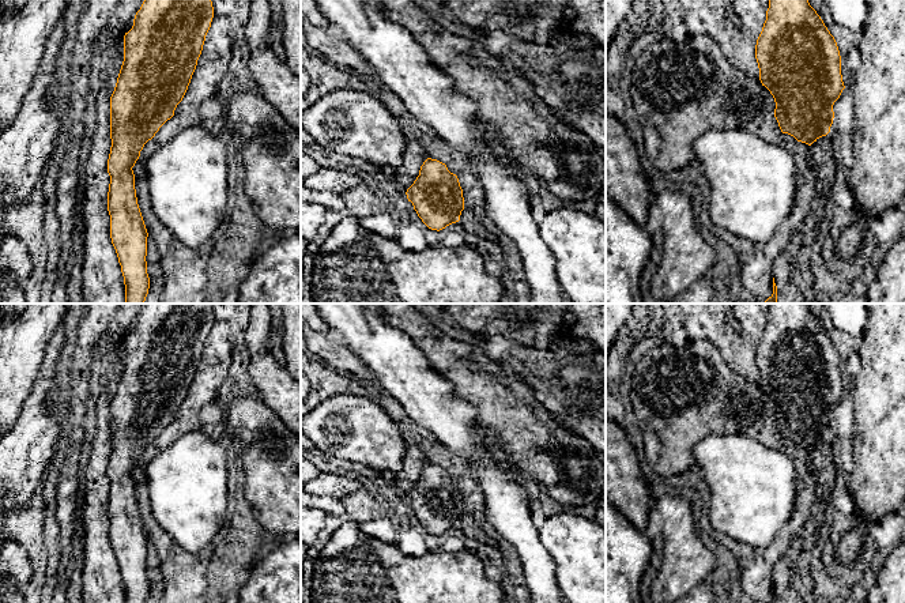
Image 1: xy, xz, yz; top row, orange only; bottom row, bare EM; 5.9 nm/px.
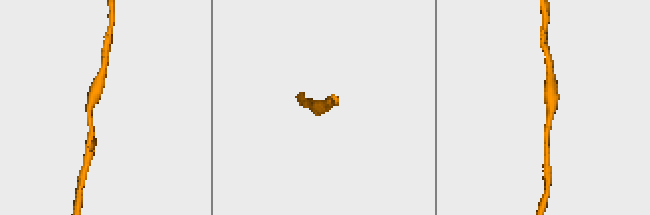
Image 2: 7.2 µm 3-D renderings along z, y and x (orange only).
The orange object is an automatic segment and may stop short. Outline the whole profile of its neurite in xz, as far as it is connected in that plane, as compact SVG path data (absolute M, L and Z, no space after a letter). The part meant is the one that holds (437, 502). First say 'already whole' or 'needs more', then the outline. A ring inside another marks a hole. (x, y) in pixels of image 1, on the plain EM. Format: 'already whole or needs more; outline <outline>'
already whole; outline M427 463L419 480L406 497L422 527L431 535L442 535L460 525L464 515L463 494L456 479L445 468Z

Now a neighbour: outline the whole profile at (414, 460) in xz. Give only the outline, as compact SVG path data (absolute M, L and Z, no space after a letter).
M408 446L401 461L401 467L395 472L396 486L408 494L419 480L421 471L429 463L426 455L415 446Z

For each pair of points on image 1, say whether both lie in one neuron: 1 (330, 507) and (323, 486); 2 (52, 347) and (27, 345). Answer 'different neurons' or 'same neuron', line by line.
1: different neurons
2: different neurons

